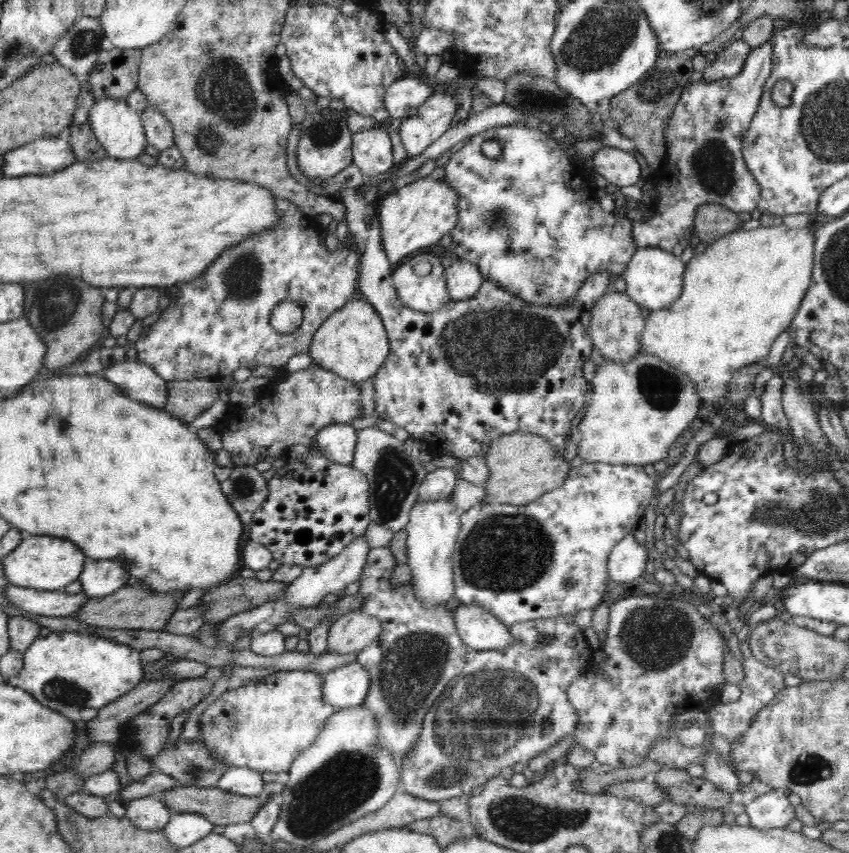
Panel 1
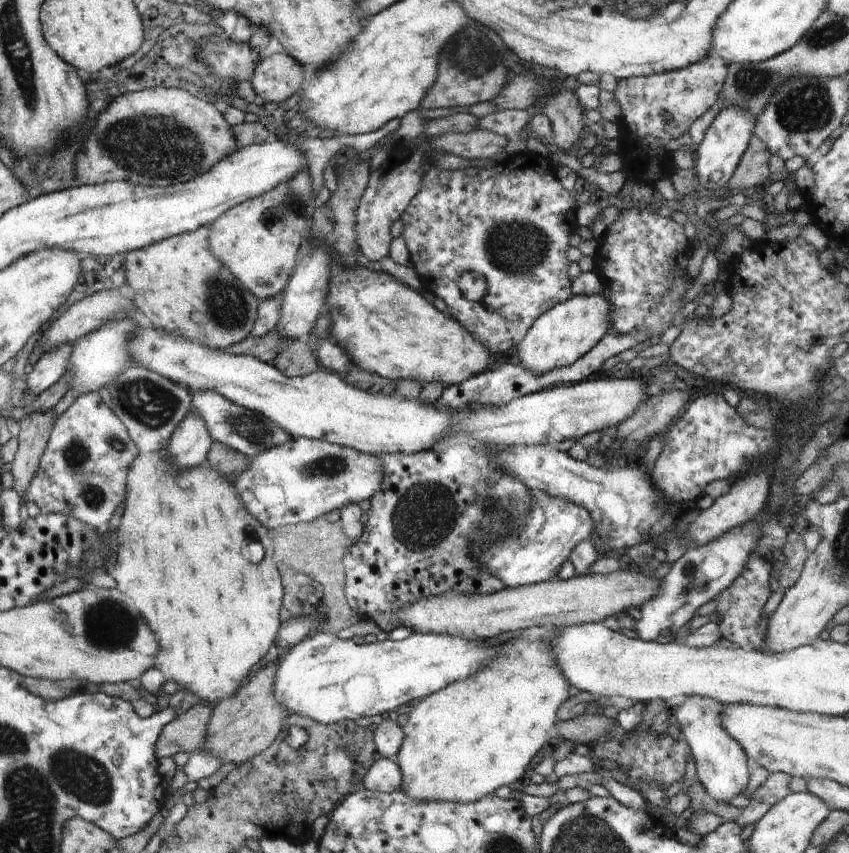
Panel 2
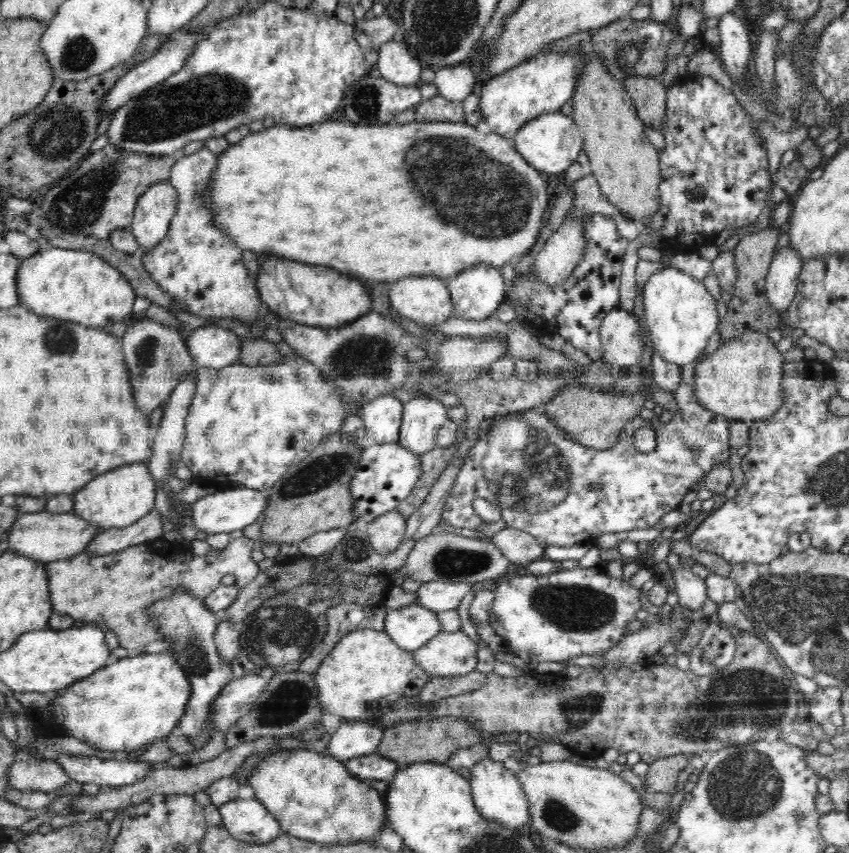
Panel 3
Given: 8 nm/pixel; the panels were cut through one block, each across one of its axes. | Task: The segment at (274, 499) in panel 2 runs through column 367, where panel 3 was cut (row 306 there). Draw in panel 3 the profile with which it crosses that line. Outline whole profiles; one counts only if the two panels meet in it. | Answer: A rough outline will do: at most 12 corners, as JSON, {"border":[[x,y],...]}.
{"border":[[472,266],[446,279],[453,316],[486,320],[506,295],[500,269]]}

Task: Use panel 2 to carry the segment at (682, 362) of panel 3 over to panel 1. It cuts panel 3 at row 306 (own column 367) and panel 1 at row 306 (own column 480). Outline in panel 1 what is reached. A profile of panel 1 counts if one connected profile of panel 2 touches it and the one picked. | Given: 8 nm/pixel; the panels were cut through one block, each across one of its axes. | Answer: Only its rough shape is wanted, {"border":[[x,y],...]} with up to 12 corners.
{"border":[[658,247],[637,248],[620,278],[651,311],[683,291],[686,263]]}

